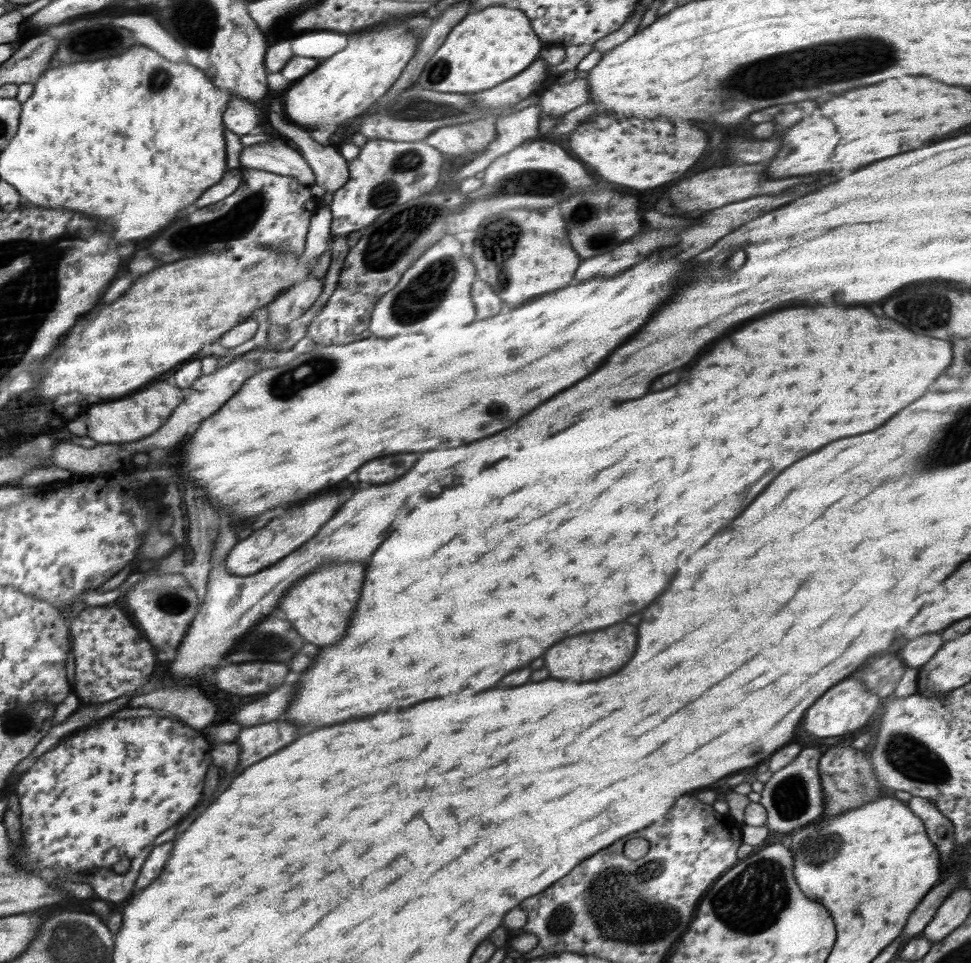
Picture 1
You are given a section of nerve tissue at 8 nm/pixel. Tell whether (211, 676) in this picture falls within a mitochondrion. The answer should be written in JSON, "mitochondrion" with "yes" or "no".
{"mitochondrion":"no"}

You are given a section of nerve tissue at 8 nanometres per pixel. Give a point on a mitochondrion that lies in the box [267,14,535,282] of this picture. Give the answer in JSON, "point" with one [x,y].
{"point":[387,244]}

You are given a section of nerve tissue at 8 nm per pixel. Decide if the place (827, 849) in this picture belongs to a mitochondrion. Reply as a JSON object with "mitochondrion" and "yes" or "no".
{"mitochondrion":"yes"}

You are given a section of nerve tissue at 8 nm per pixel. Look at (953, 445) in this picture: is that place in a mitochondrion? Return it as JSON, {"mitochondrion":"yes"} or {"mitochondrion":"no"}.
{"mitochondrion":"yes"}

